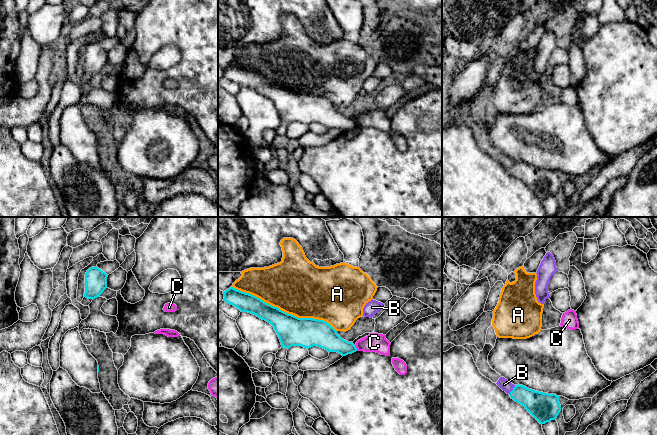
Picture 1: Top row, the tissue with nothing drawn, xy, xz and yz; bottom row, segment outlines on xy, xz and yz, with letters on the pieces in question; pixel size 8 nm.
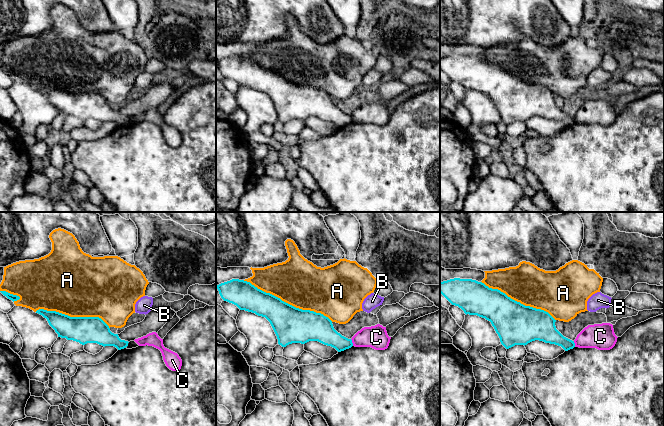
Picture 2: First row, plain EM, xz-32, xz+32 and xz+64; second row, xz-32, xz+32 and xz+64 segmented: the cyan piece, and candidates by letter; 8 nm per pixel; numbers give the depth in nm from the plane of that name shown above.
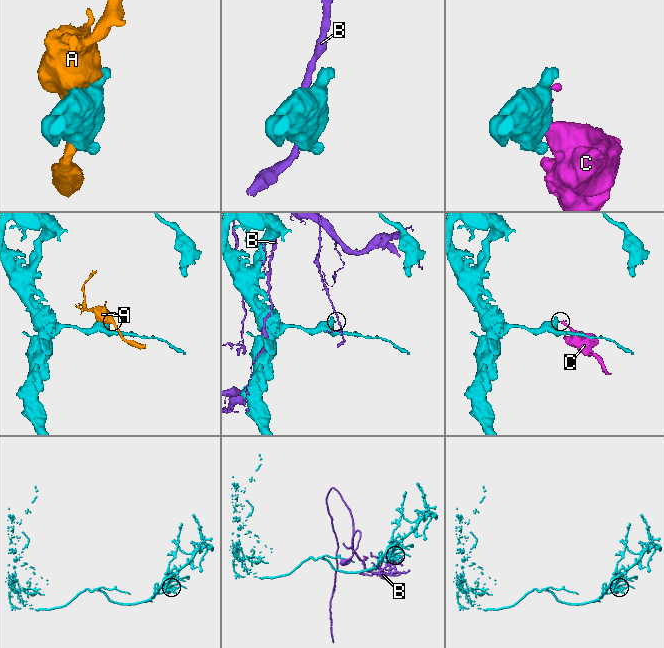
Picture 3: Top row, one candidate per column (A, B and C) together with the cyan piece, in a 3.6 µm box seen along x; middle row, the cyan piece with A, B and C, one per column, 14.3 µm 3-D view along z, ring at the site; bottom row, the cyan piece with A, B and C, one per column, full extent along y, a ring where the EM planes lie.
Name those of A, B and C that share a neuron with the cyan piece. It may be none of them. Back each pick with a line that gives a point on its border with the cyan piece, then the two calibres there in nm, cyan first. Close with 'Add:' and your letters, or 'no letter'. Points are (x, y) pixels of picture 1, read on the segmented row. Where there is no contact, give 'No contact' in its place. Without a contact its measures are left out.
Add: no letter

